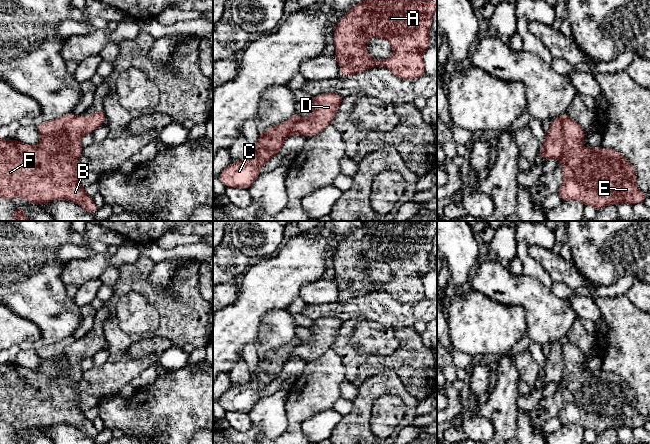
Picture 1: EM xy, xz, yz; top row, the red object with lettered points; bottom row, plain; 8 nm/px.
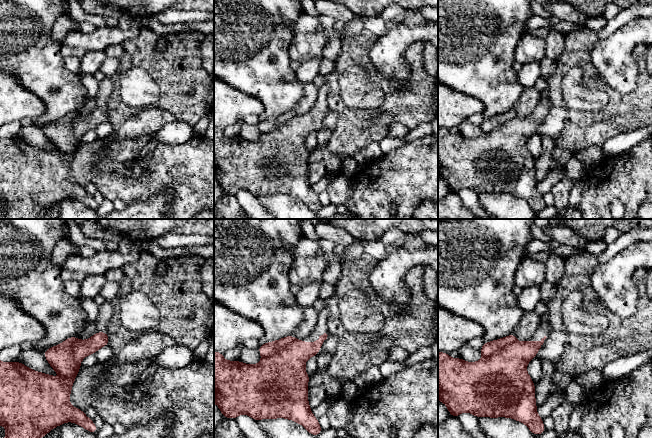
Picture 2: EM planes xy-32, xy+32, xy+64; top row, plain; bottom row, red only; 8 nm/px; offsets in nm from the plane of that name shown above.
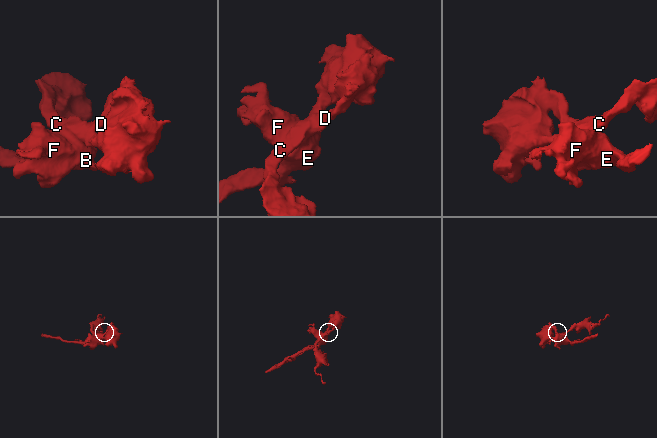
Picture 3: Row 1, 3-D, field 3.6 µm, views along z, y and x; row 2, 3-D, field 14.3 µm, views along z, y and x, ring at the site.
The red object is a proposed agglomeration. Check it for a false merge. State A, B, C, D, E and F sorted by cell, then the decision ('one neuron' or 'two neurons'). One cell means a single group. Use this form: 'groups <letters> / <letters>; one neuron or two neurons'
groups A C / B D E F; two neurons

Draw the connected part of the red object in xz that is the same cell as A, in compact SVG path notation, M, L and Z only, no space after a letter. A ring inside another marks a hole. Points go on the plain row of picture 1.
M363 221L363 224L349 233L335 250L335 283L340 289L341 300L349 301L382 290L401 303L423 301L423 278L431 269L429 254L432 240L436 235L437 221ZM369 262L388 264L393 278L385 284L373 284L364 269Z

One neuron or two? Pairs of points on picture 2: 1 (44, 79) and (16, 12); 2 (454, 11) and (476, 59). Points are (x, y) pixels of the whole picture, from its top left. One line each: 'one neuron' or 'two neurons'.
1: one neuron
2: one neuron

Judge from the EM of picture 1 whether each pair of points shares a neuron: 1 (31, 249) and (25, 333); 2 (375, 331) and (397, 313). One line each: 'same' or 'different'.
1: different
2: different

